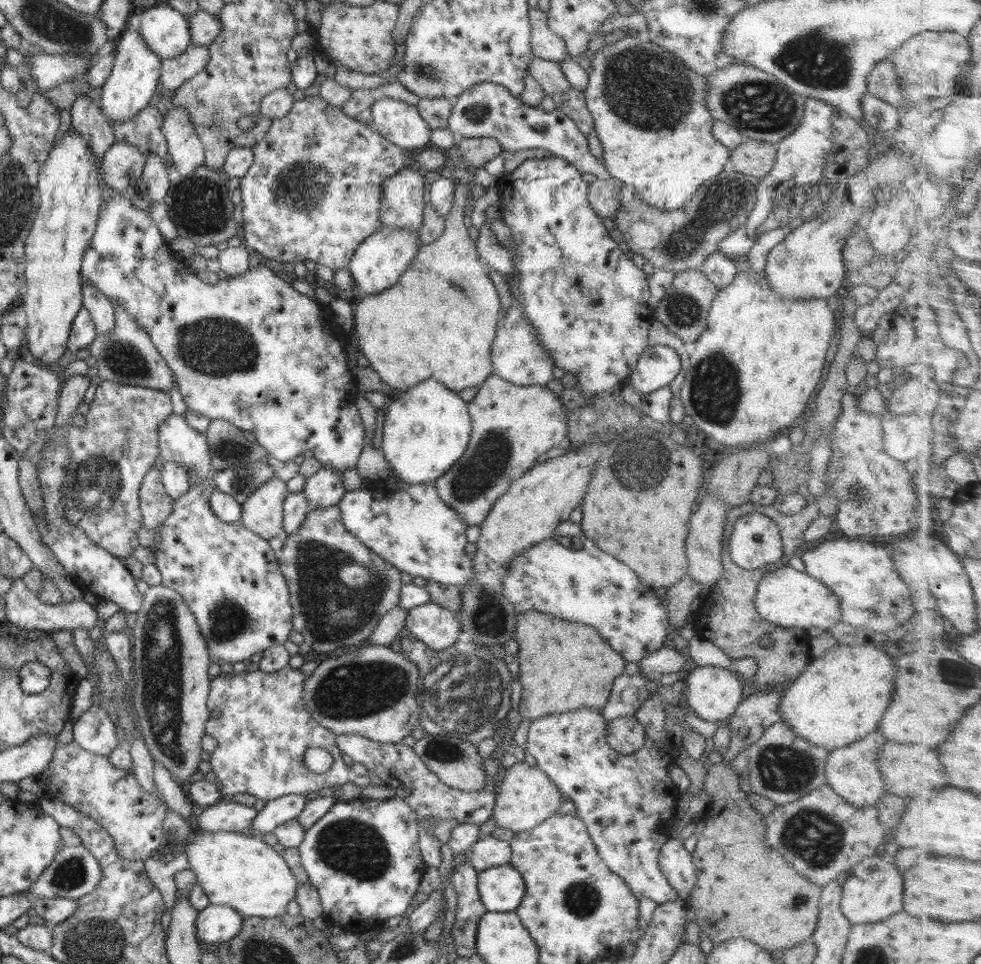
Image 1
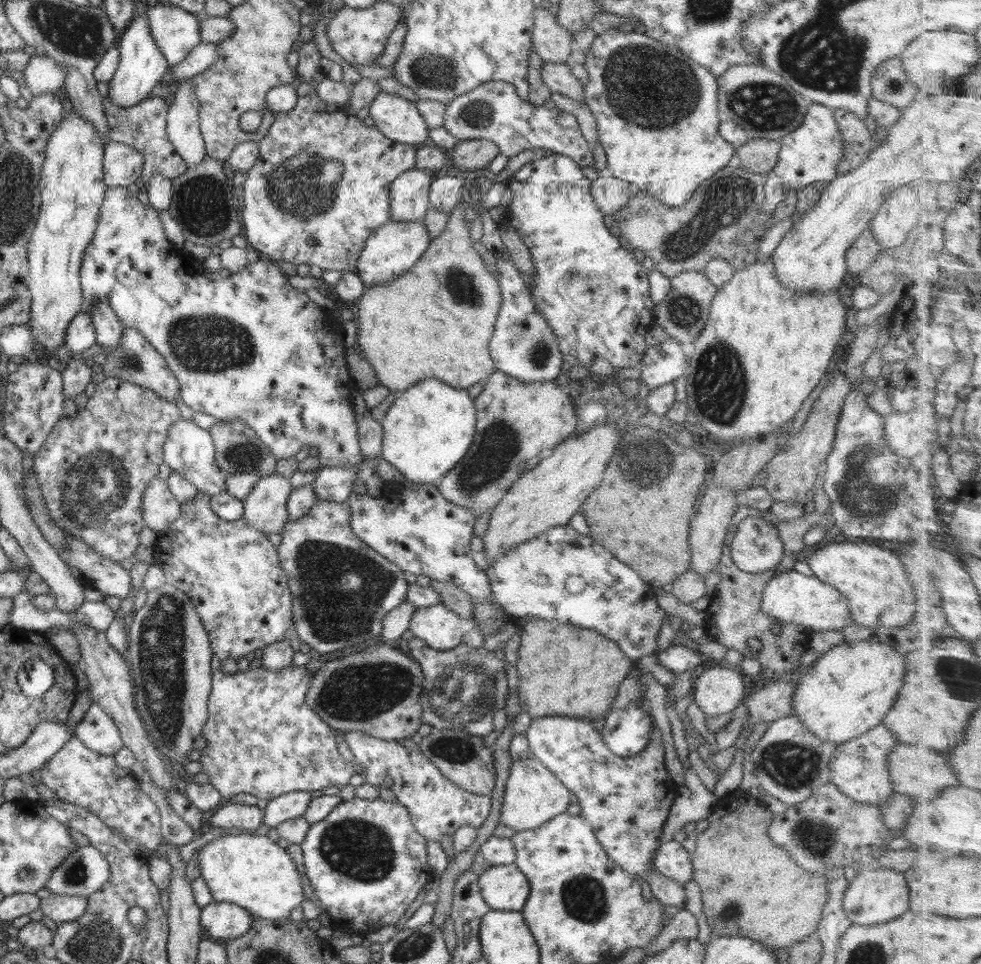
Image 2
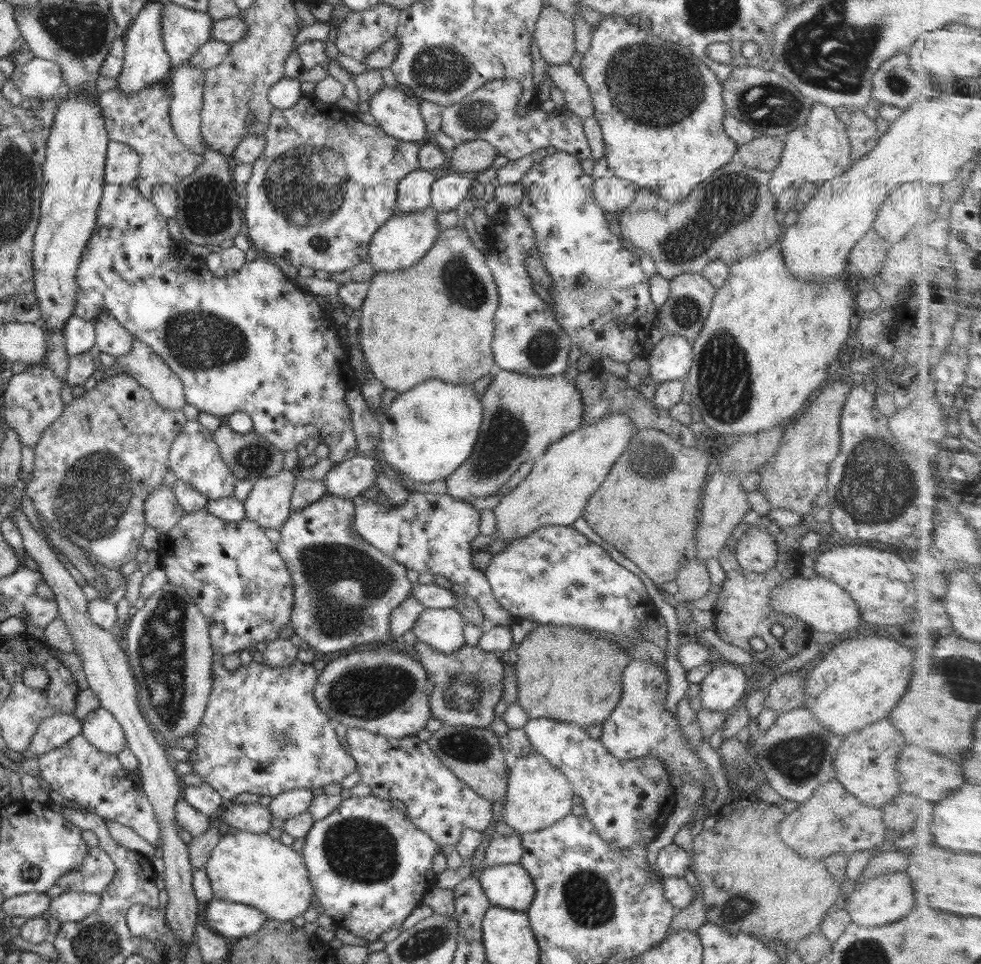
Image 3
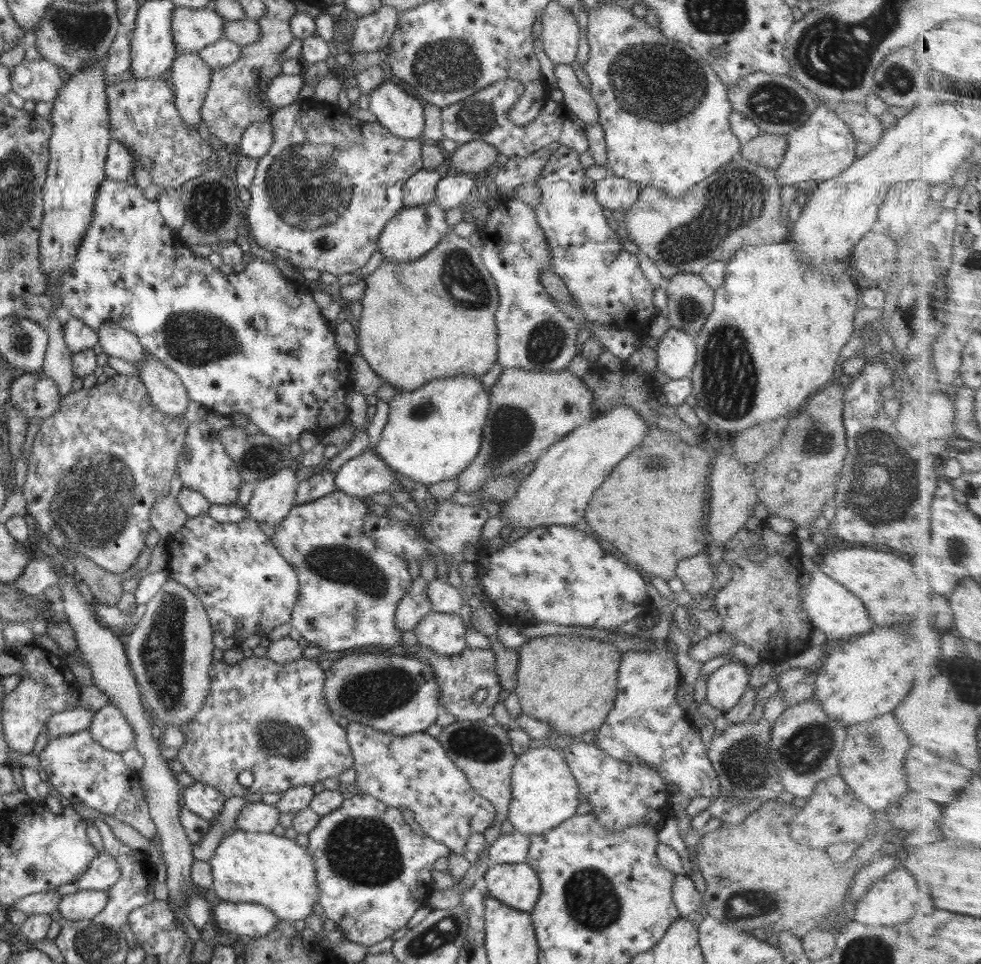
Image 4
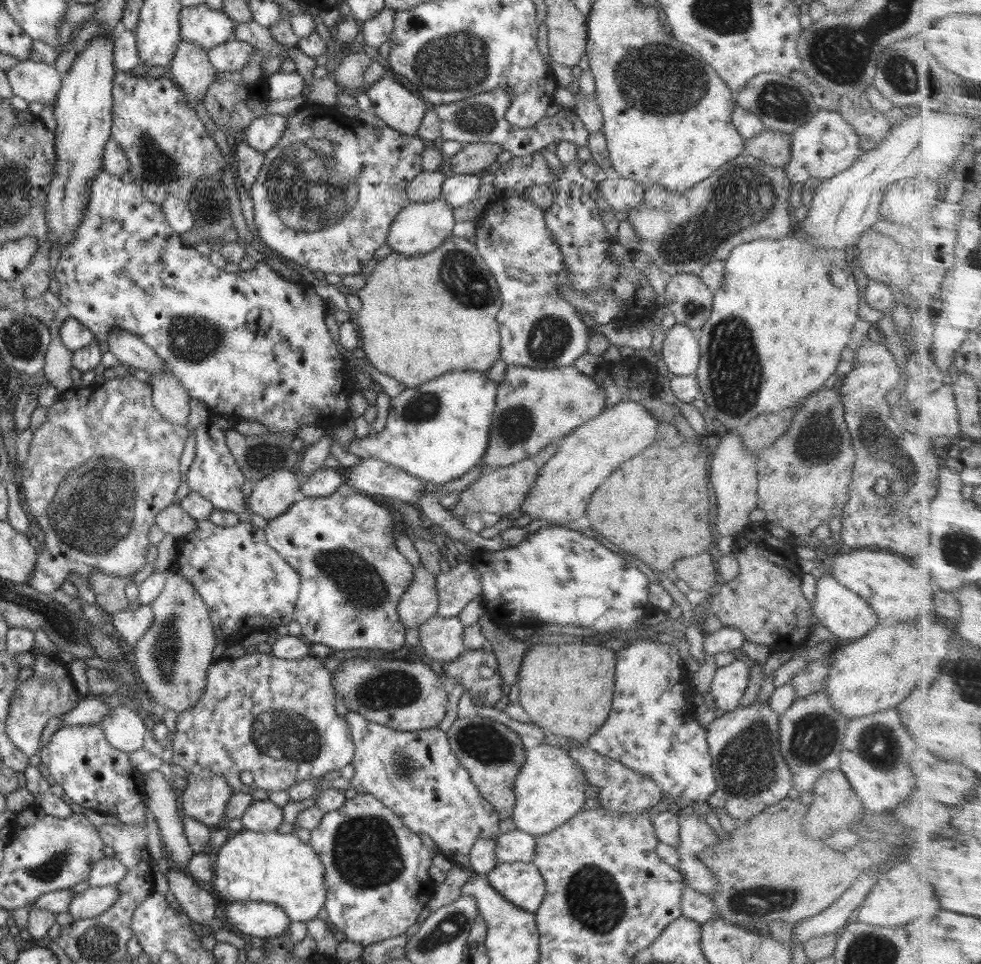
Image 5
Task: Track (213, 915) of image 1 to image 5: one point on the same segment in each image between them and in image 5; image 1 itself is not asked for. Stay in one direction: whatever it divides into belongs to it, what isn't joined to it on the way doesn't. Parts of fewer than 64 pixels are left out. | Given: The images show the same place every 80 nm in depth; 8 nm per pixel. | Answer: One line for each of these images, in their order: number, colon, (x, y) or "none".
2: (222, 921)
3: (233, 920)
4: (240, 919)
5: (265, 921)

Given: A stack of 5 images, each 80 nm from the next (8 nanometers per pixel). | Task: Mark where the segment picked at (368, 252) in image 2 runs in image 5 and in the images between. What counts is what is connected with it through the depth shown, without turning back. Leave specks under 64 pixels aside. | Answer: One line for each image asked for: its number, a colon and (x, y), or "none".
3: (403, 240)
4: (413, 232)
5: (419, 228)

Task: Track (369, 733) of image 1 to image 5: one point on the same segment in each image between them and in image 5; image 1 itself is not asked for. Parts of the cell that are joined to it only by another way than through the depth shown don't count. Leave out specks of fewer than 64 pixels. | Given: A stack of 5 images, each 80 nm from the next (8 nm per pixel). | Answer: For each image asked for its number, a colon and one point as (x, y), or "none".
2: (377, 691)
3: (385, 692)
4: (394, 694)
5: (406, 695)

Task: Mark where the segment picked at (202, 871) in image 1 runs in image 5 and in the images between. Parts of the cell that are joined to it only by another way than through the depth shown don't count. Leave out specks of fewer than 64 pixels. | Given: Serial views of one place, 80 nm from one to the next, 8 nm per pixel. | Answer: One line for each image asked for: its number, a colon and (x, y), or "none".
2: (249, 869)
3: (254, 869)
4: (261, 868)
5: (271, 867)

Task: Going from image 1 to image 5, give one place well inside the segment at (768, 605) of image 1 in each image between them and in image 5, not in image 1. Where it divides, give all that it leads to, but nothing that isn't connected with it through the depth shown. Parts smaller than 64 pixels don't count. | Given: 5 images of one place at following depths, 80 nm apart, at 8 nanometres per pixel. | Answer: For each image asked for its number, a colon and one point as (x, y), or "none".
2: (790, 596)
3: (823, 606)
4: (830, 607)
5: (847, 616)

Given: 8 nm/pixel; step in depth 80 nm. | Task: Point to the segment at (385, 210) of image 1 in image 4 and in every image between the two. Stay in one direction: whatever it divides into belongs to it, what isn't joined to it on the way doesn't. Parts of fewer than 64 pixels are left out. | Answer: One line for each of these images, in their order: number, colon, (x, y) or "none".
2: (409, 196)
3: (414, 191)
4: (420, 189)

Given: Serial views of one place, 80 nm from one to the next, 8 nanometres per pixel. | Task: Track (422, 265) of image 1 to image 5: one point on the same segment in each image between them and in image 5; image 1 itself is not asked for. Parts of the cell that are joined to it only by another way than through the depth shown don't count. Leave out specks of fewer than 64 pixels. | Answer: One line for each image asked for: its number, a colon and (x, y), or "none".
2: (435, 321)
3: (435, 320)
4: (434, 318)
5: (421, 317)

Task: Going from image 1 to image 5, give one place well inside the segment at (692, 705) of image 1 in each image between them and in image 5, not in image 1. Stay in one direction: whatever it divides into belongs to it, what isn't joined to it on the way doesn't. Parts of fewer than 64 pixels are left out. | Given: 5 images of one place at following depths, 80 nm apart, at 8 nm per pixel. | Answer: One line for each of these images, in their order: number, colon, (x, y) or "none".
2: (719, 689)
3: (723, 689)
4: (726, 686)
5: (730, 683)

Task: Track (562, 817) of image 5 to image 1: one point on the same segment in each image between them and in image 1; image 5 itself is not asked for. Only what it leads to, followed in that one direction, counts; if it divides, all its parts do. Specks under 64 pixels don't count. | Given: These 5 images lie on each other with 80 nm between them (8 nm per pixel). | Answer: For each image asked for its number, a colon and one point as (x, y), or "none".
1: (527, 797)
2: (534, 794)
3: (538, 795)
4: (544, 793)

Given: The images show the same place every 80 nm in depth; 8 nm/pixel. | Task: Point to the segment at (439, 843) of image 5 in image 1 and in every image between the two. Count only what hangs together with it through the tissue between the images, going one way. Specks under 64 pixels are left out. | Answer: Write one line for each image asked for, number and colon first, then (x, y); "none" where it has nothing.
1: (397, 765)
2: (437, 807)
3: (440, 804)
4: (414, 772)

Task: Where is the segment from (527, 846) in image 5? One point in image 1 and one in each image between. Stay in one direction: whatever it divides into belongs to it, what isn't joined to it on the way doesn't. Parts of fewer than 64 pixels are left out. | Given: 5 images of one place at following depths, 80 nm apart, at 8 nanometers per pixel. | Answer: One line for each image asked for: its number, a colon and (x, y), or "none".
1: (487, 852)
2: (495, 851)
3: (502, 850)
4: (511, 848)

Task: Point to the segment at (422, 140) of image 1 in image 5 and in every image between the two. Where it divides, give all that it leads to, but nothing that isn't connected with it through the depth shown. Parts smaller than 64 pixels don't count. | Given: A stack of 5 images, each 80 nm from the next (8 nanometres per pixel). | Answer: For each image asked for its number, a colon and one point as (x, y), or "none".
2: (398, 118)
3: (398, 114)
4: (402, 114)
5: (398, 107)

